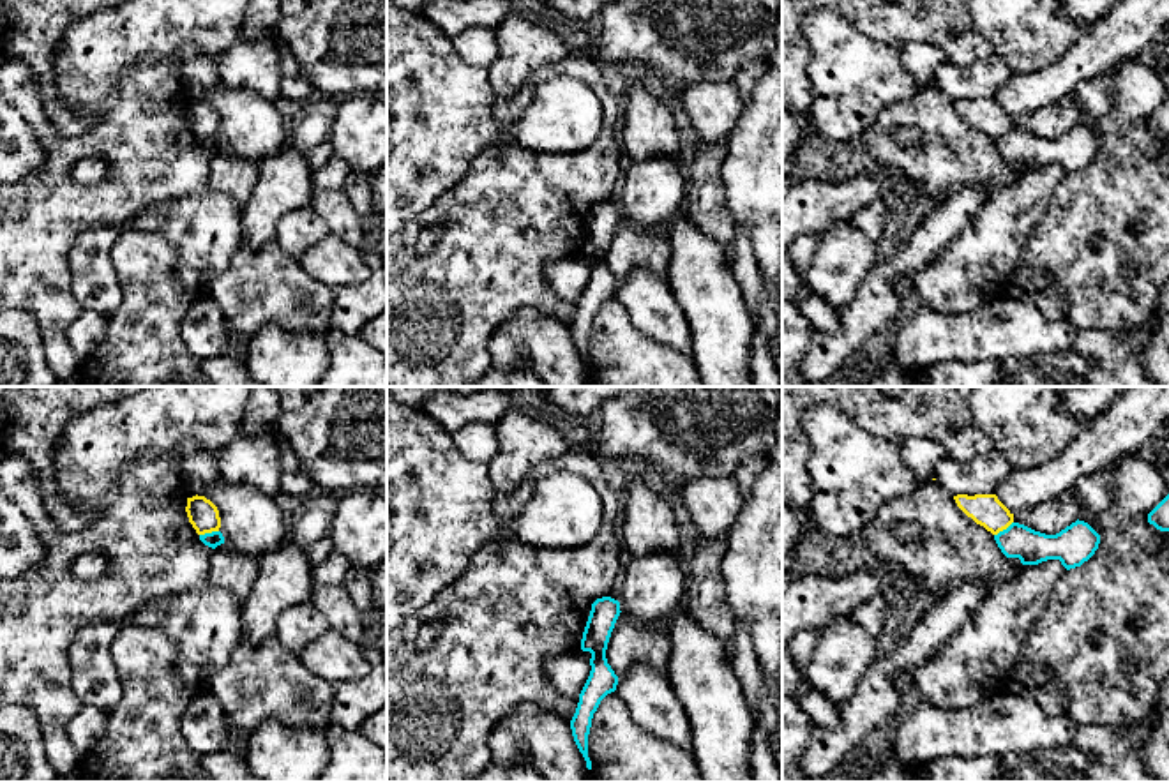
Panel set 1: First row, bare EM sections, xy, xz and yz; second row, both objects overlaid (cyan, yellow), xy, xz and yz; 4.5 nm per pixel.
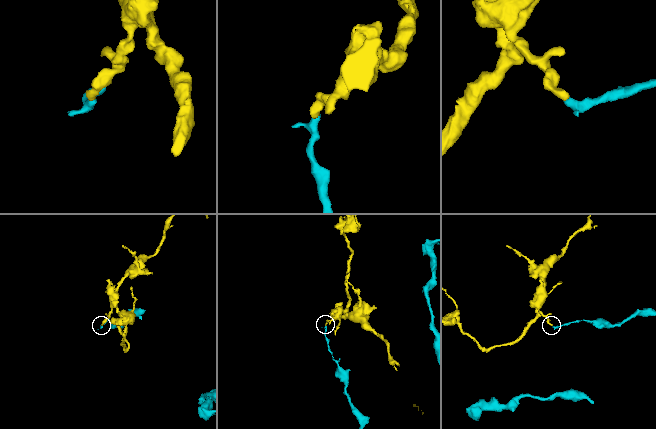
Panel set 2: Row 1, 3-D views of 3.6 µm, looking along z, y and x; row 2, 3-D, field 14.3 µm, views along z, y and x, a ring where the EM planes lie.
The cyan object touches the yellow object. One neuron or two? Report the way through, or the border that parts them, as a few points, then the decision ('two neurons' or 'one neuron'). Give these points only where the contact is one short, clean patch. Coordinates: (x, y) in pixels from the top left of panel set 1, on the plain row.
border xy (218, 135), (200, 140); two neurons

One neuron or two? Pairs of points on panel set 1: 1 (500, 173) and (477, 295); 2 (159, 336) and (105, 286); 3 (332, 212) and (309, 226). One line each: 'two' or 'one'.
1: one
2: two
3: two

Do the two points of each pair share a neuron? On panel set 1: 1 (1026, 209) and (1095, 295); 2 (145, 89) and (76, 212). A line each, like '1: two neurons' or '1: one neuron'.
1: two neurons
2: one neuron

